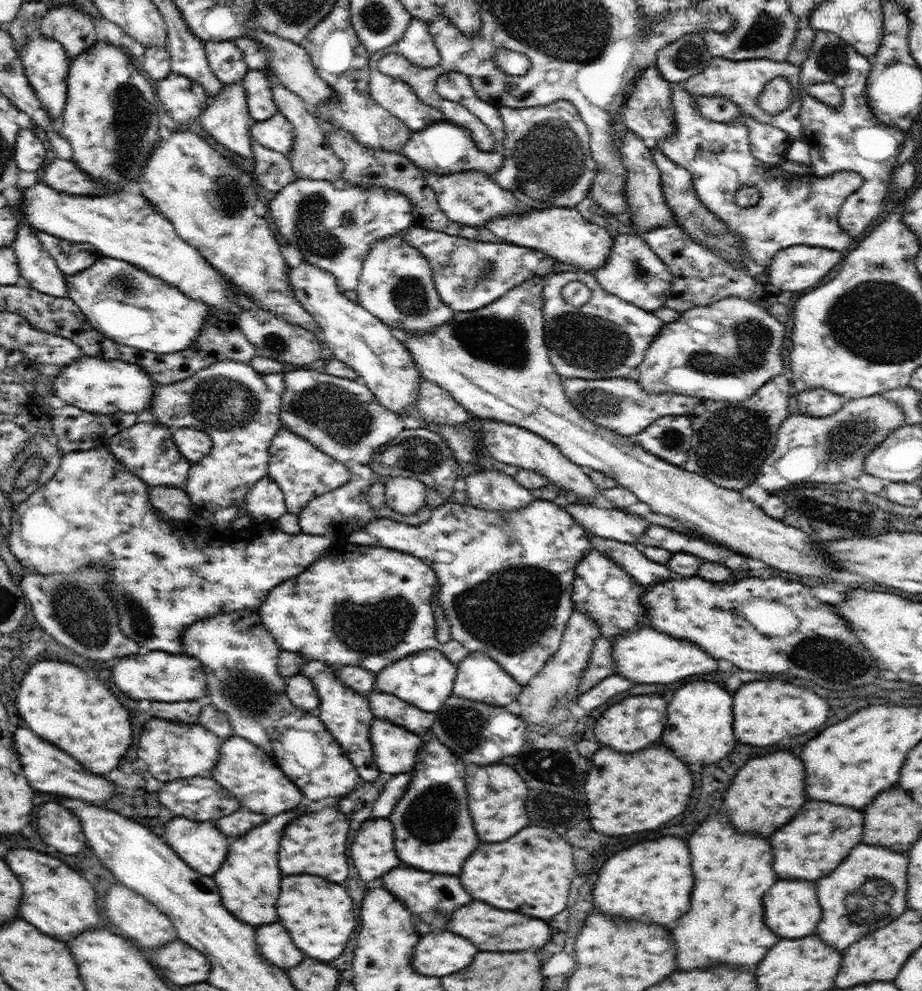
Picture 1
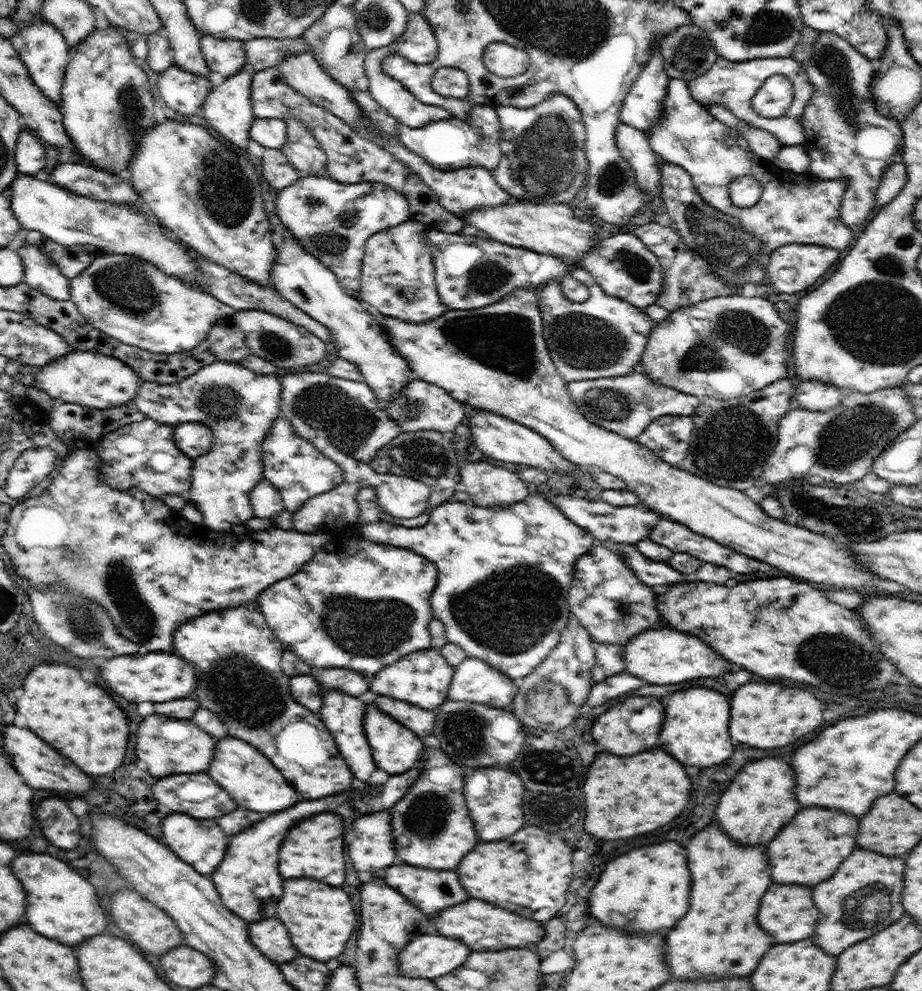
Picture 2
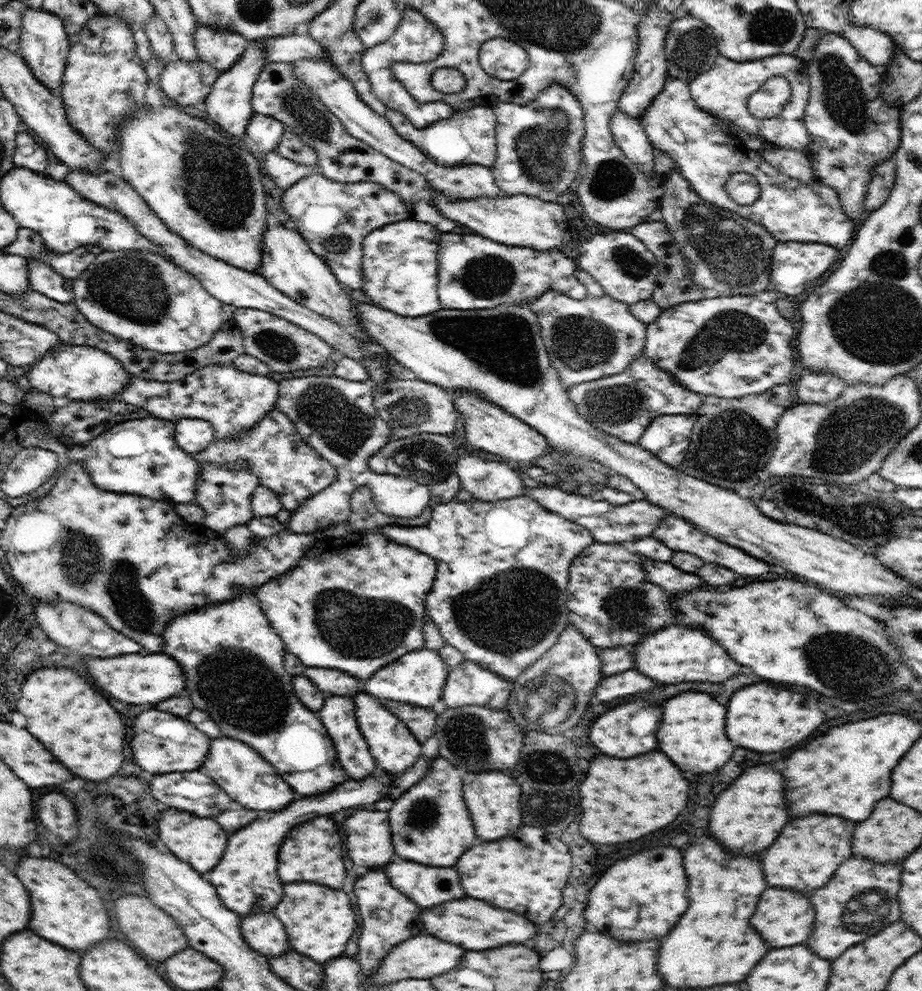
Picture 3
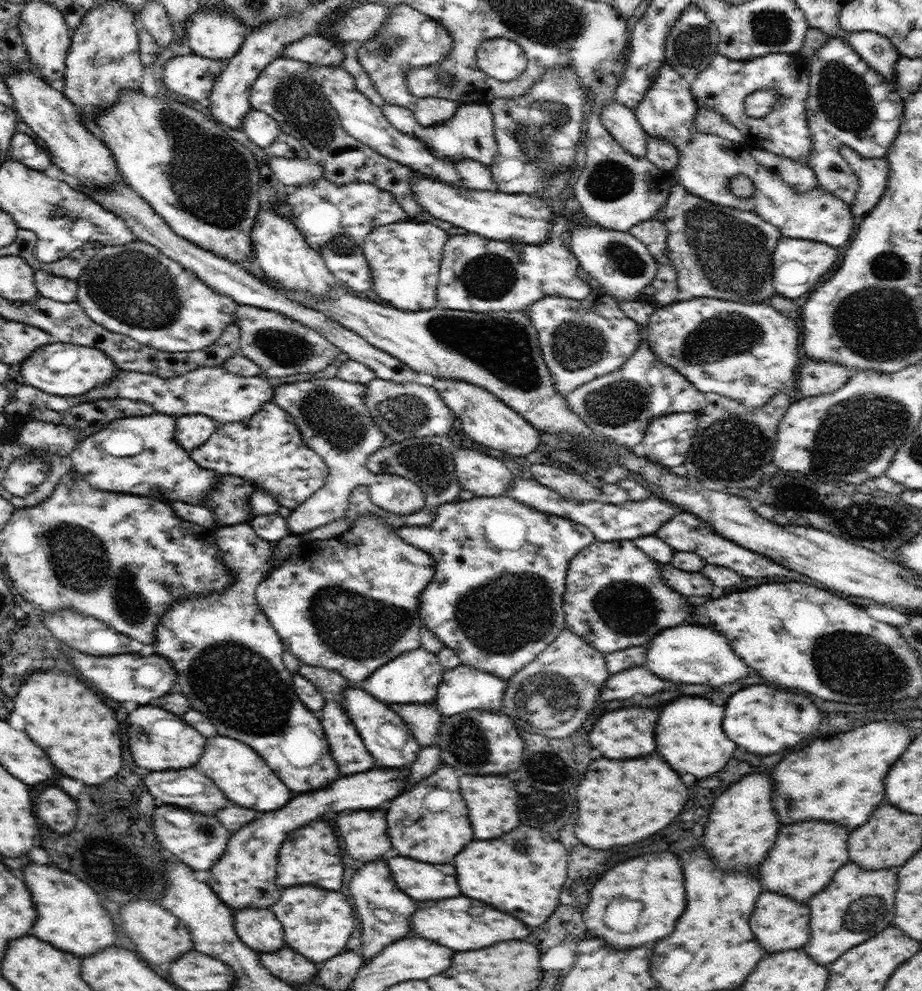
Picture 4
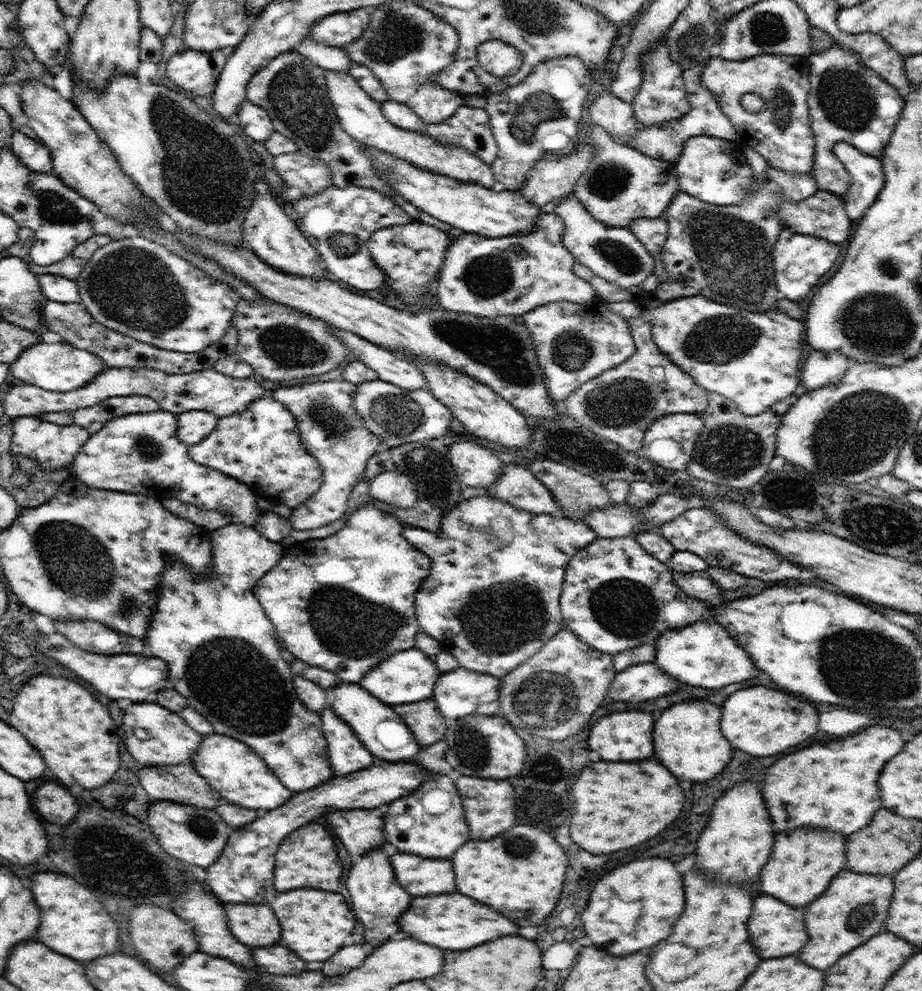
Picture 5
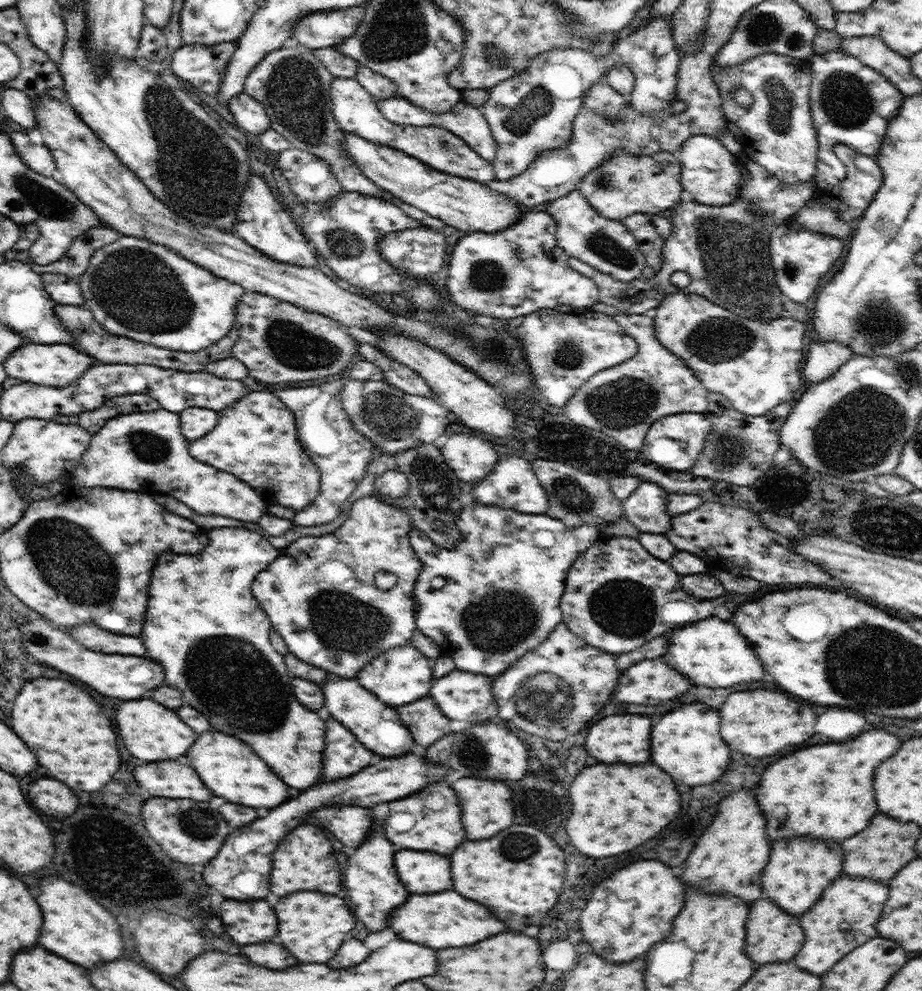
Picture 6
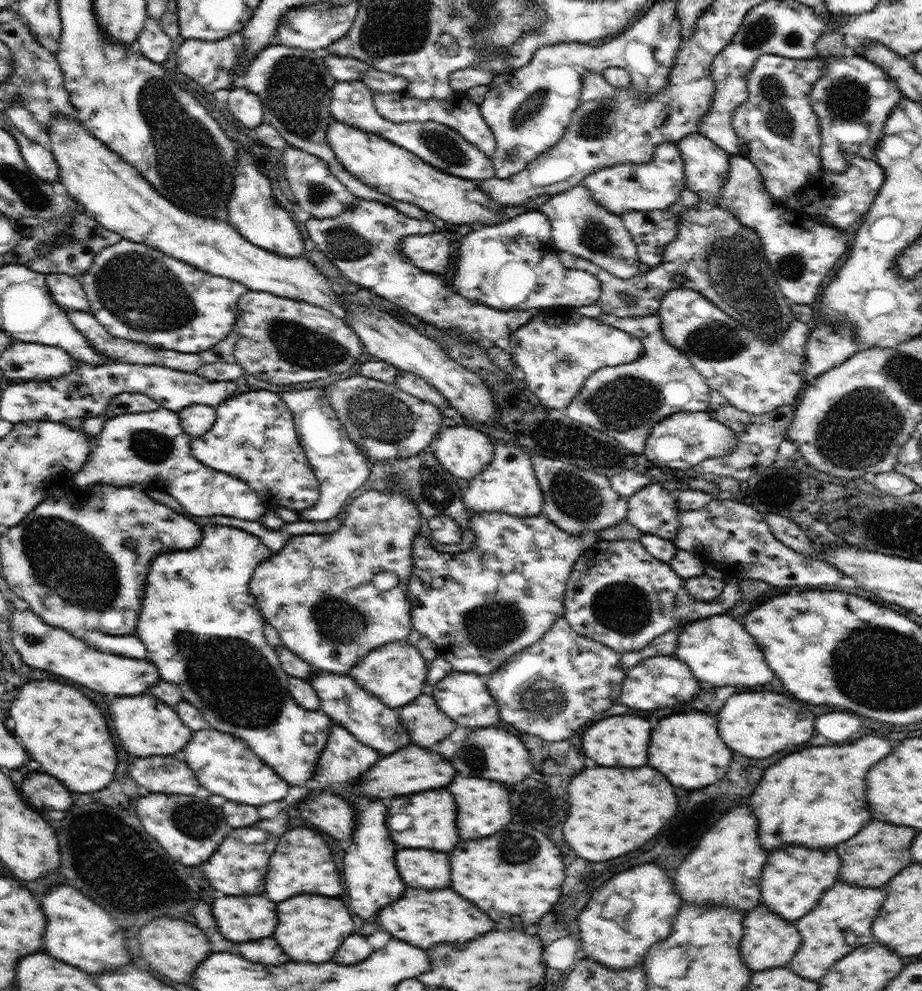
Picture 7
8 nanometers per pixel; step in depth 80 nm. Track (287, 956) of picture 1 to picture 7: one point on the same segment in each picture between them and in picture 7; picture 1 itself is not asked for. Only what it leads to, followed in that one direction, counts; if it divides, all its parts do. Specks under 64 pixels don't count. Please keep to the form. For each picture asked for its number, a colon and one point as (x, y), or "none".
2: (270, 936)
3: (265, 933)
4: (260, 930)
5: (253, 925)
6: (246, 922)
7: (244, 918)

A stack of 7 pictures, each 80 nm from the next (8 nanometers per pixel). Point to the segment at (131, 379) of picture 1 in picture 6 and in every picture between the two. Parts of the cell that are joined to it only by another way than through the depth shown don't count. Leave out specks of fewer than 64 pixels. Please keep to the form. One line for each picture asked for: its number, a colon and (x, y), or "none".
2: (91, 379)
3: (68, 372)
4: (63, 369)
5: (60, 367)
6: (57, 365)

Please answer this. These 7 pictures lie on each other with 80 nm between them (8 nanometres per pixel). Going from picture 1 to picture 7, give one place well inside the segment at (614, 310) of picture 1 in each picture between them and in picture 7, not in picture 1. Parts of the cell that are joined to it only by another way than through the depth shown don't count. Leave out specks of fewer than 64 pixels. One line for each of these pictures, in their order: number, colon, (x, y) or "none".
2: (605, 336)
3: (598, 336)
4: (580, 340)
5: (575, 342)
6: (565, 346)
7: (556, 351)

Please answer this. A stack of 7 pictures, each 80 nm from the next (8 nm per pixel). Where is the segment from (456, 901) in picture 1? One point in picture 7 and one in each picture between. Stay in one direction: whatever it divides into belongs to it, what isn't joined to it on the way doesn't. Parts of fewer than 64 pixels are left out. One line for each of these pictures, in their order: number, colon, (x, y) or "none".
2: (431, 891)
3: (427, 886)
4: (422, 881)
5: (418, 876)
6: (421, 872)
7: (427, 869)

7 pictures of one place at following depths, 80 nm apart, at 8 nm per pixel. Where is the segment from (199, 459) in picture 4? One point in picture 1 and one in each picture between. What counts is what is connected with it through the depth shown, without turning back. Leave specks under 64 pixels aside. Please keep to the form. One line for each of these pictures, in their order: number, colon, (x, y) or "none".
1: (303, 472)
2: (292, 464)
3: (284, 462)

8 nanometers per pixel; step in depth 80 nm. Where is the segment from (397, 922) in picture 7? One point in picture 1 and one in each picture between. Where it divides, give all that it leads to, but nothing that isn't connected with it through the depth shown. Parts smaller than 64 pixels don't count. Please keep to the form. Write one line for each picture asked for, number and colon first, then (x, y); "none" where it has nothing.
1: (489, 928)
2: (482, 926)
3: (473, 924)
4: (461, 923)
5: (451, 921)
6: (437, 920)

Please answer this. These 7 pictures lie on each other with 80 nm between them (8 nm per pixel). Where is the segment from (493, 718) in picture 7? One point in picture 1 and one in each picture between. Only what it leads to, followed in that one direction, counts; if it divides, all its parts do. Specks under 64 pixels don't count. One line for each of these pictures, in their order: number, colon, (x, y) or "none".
1: (479, 677)
2: (474, 680)
3: (468, 684)
4: (463, 688)
5: (458, 693)
6: (466, 698)

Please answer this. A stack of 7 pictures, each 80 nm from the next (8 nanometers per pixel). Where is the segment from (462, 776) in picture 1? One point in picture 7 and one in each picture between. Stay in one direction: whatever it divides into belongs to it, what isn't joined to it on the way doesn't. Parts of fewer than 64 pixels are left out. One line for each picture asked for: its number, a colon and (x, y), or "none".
2: (432, 828)
3: (430, 824)
4: (429, 821)
5: (431, 823)
6: (432, 821)
7: (427, 820)

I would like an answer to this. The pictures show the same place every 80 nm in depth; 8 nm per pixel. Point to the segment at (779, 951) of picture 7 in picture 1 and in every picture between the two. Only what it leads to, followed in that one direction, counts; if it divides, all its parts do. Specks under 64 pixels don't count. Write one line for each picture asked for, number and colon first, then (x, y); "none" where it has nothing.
1: (791, 909)
2: (787, 912)
3: (785, 918)
4: (780, 923)
5: (777, 929)
6: (773, 936)

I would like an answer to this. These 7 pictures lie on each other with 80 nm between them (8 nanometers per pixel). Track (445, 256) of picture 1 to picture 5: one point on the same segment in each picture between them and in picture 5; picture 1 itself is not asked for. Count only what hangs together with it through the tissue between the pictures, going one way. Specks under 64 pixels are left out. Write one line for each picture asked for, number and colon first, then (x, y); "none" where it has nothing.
2: (471, 272)
3: (474, 273)
4: (476, 274)
5: (511, 275)

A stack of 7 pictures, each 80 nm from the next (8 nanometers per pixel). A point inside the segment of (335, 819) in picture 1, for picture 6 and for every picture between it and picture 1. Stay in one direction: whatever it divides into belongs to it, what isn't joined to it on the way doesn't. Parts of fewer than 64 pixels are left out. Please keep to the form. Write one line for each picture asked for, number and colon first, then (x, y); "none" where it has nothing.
2: (314, 848)
3: (313, 852)
4: (311, 855)
5: (307, 858)
6: (304, 860)

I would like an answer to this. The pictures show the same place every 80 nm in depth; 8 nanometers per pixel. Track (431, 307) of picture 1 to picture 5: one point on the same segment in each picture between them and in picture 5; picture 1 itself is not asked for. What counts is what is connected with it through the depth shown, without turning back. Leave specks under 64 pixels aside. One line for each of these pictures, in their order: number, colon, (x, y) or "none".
2: (397, 274)
3: (400, 260)
4: (404, 257)
5: (411, 255)

